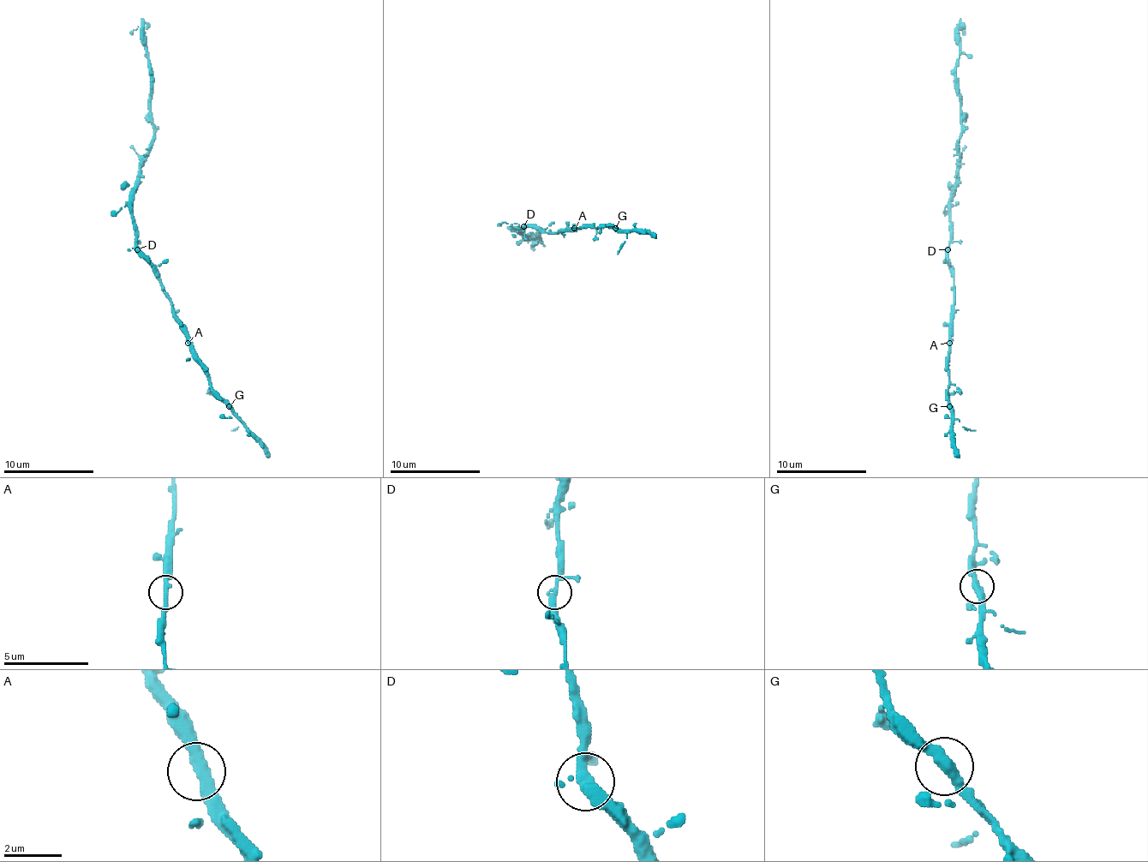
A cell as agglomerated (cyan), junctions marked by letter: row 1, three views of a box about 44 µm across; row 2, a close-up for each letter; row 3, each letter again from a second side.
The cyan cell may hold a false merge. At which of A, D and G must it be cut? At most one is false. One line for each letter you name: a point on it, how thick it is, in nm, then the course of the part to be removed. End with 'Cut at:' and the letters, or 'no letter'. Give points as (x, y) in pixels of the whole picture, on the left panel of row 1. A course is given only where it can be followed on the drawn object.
Cut at: no letter

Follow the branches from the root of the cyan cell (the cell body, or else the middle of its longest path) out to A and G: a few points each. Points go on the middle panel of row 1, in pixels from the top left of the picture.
A: (525, 226), (534, 226), (543, 233), (574, 228)
G: (525, 226), (534, 226), (543, 233), (556, 233), (583, 226), (615, 228)

